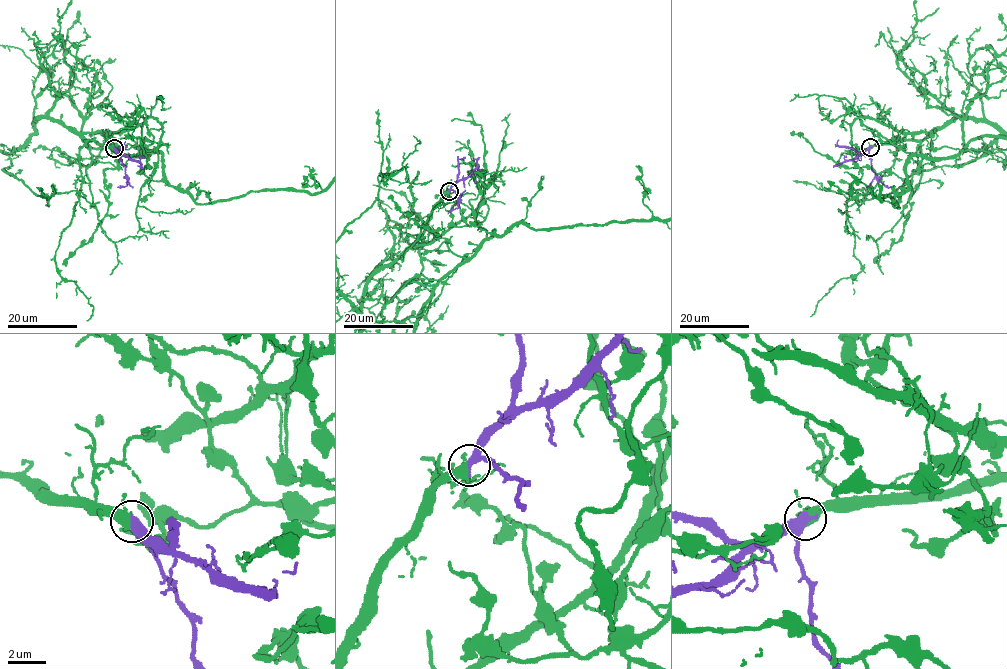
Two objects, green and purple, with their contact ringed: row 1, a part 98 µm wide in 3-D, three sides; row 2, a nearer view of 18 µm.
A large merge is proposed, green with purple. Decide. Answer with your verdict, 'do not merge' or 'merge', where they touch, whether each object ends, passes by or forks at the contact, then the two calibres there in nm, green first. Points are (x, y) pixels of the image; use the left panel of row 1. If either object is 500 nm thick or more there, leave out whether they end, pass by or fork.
merge; at (114, 148); green passes by; purple passes by; 420 nm thick on the green side, 360 nm on the other

